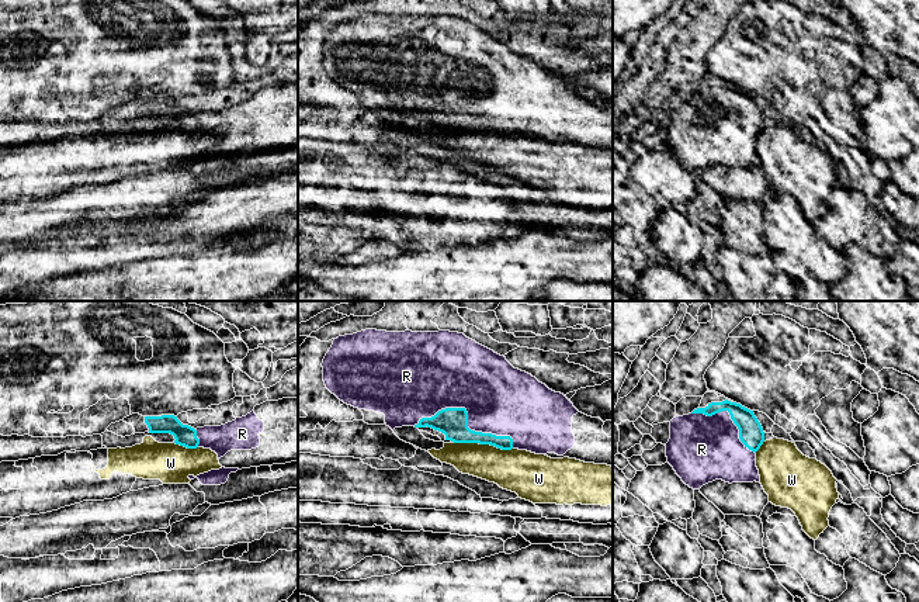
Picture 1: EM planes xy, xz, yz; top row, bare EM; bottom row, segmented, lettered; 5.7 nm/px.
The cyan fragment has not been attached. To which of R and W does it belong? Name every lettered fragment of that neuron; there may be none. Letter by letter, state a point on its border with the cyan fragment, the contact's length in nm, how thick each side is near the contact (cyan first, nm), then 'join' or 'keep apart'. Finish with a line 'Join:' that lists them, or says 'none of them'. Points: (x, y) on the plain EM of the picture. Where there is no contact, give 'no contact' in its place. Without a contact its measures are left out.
R: contact xz (467, 103); length 600 nm; calibres 170 and 400 nm; join
W: contact xz (484, 128); length 340 nm; calibres 170 and 240 nm; keep apart
Join: R

